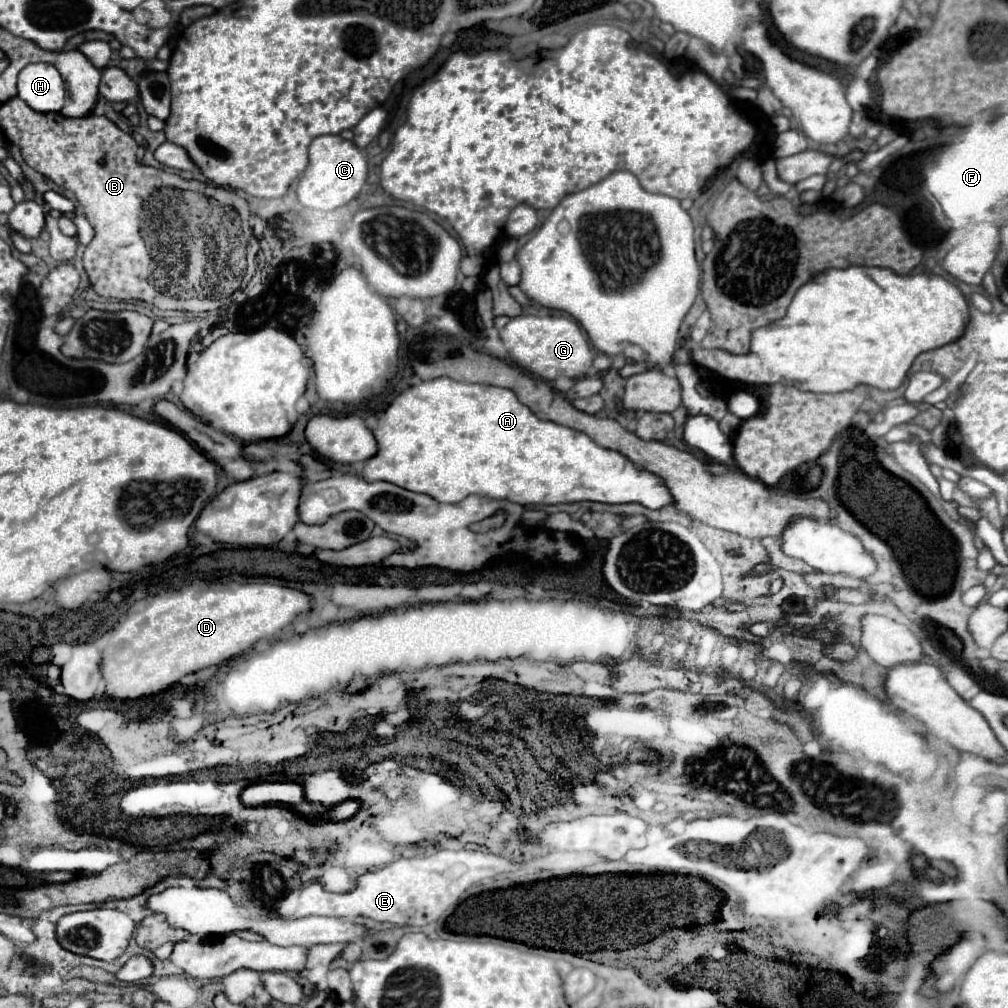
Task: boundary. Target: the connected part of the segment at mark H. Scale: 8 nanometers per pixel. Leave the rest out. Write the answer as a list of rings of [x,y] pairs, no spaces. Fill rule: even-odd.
[[[31,63],[23,67],[17,89],[17,95],[37,113],[61,111],[67,97],[59,71],[47,63]]]

